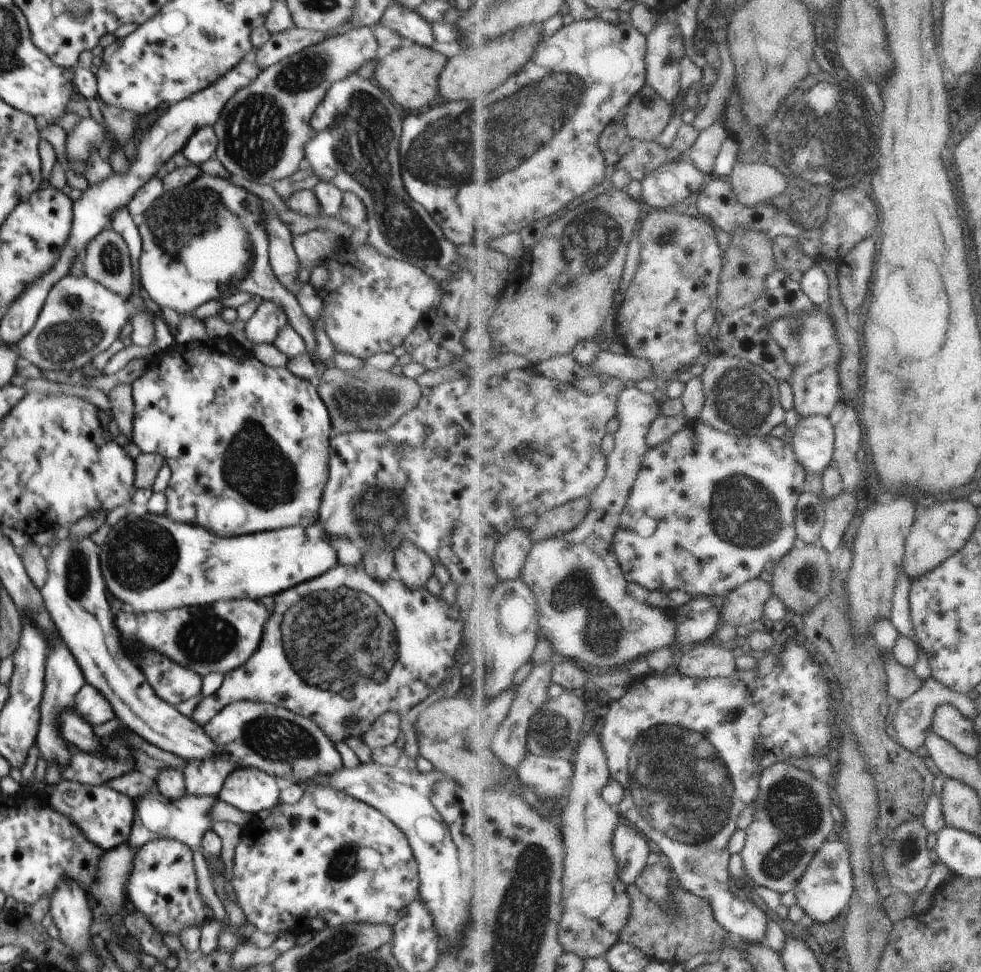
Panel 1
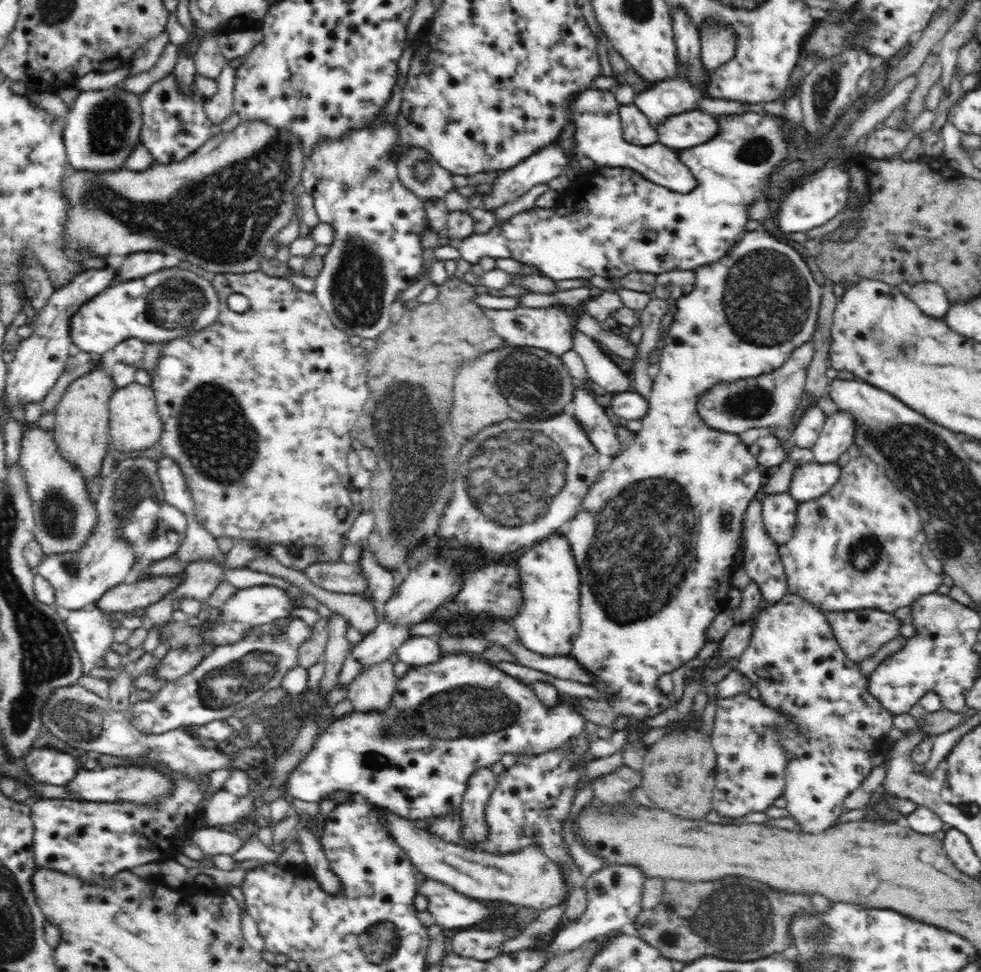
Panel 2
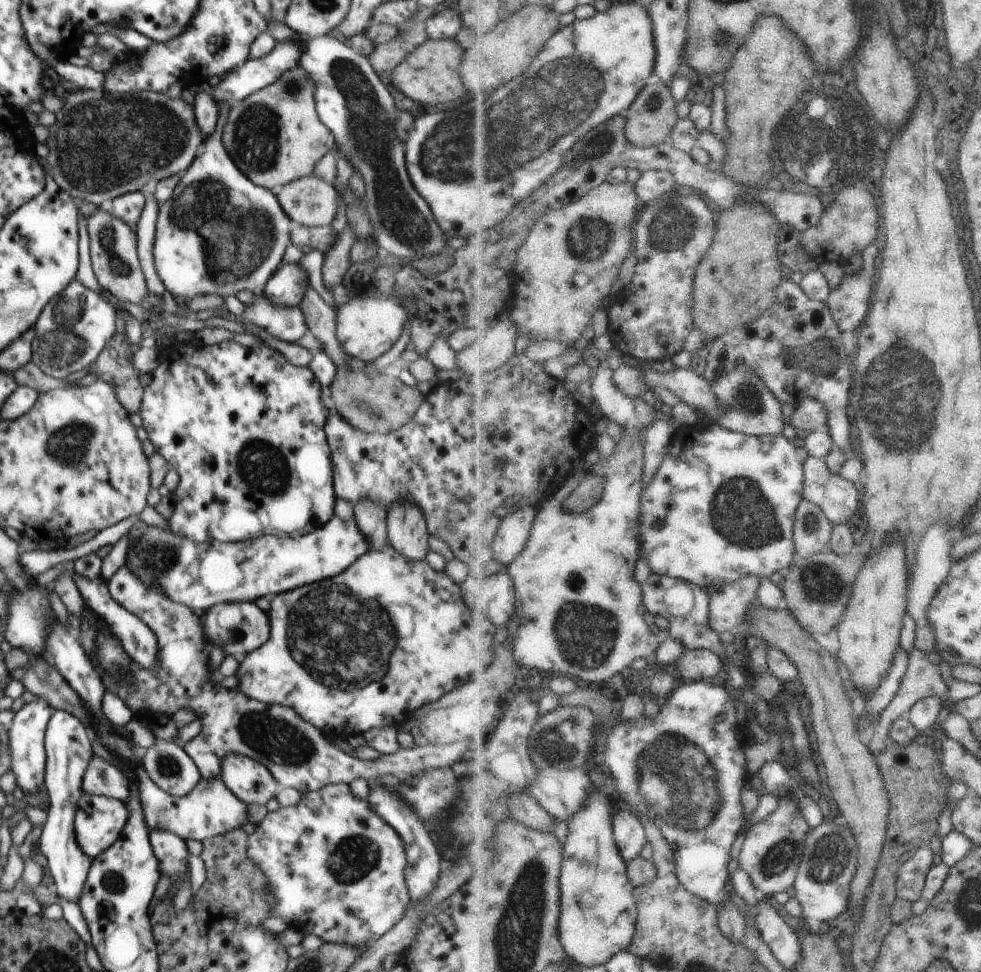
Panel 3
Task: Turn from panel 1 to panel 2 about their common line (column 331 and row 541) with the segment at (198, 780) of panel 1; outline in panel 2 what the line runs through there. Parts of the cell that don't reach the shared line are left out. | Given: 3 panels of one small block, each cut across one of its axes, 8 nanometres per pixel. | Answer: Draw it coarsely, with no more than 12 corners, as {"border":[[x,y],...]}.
{"border":[[764,489],[743,518],[741,546],[746,574],[762,600],[788,593],[779,546],[762,520]]}

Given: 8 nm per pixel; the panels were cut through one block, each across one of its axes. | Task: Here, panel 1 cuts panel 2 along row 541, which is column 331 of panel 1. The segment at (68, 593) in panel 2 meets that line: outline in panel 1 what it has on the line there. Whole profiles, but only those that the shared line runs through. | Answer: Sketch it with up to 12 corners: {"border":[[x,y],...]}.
{"border":[[356,73],[311,116],[305,166],[354,192],[368,242],[426,270],[458,260],[404,188],[404,113]]}

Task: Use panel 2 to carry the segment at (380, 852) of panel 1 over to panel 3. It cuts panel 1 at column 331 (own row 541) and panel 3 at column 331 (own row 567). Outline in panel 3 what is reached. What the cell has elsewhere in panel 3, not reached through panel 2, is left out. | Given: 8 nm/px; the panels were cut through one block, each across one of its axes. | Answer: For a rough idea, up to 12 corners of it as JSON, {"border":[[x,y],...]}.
{"border":[[349,784],[248,835],[270,917],[365,951],[406,914],[400,835]]}

